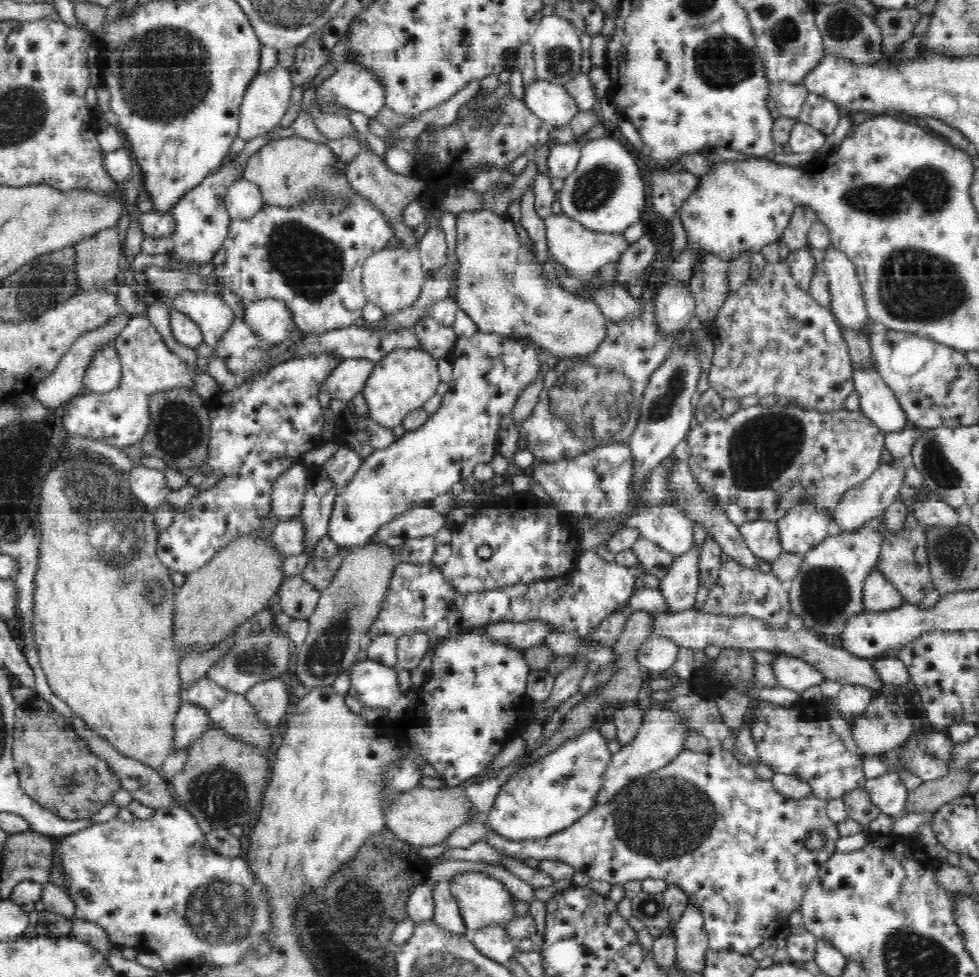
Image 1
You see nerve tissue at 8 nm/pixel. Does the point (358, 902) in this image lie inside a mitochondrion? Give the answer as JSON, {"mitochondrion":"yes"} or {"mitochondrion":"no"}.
{"mitochondrion":"yes"}

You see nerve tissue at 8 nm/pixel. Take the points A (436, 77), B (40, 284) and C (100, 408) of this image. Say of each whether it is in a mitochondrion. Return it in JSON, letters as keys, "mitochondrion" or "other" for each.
{"A":"other","B":"mitochondrion","C":"other"}

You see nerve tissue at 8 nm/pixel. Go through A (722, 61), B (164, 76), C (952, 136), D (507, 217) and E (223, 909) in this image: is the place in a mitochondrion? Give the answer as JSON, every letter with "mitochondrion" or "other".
{"A":"mitochondrion","B":"mitochondrion","C":"other","D":"other","E":"mitochondrion"}

